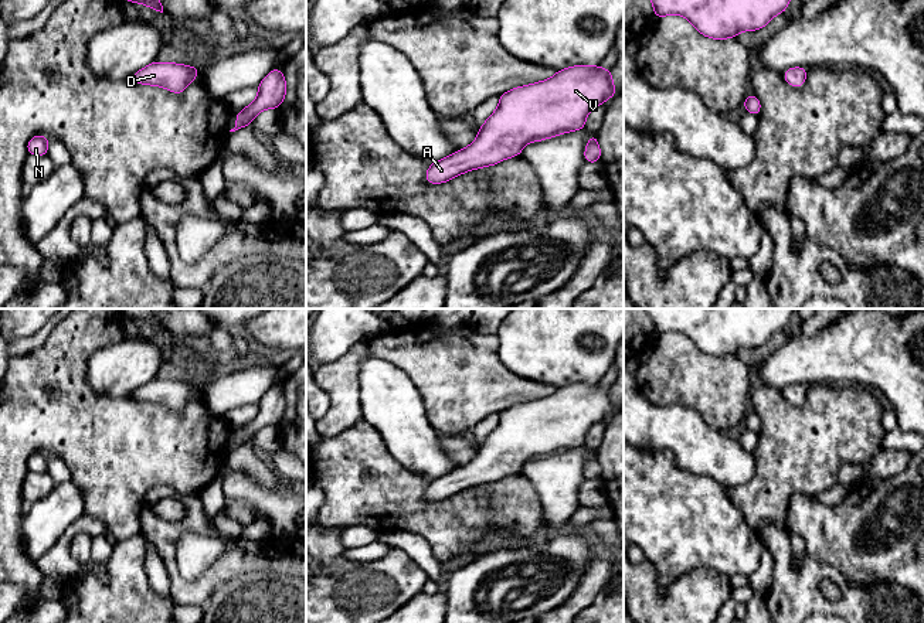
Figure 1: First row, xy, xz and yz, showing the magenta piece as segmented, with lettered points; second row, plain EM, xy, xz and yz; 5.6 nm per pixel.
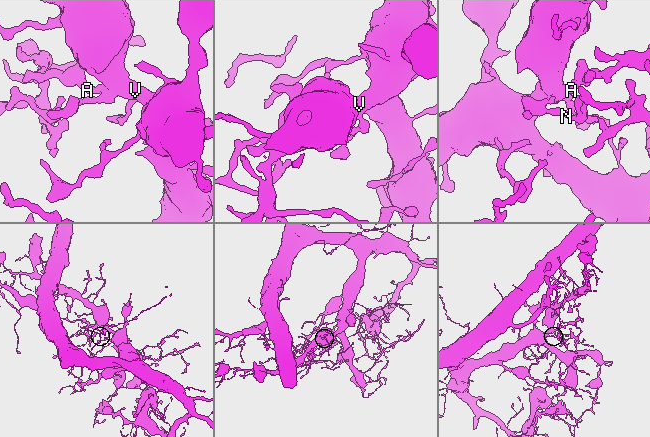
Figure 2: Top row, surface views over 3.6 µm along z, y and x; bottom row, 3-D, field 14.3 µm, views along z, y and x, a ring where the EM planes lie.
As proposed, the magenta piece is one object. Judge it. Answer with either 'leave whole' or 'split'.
leave whole

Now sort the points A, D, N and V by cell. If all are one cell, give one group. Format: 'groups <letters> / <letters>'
groups A D N V

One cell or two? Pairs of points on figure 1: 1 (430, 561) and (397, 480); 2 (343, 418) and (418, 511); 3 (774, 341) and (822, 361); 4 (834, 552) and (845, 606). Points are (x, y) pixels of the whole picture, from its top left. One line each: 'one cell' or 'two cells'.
1: two cells
2: two cells
3: two cells
4: two cells

